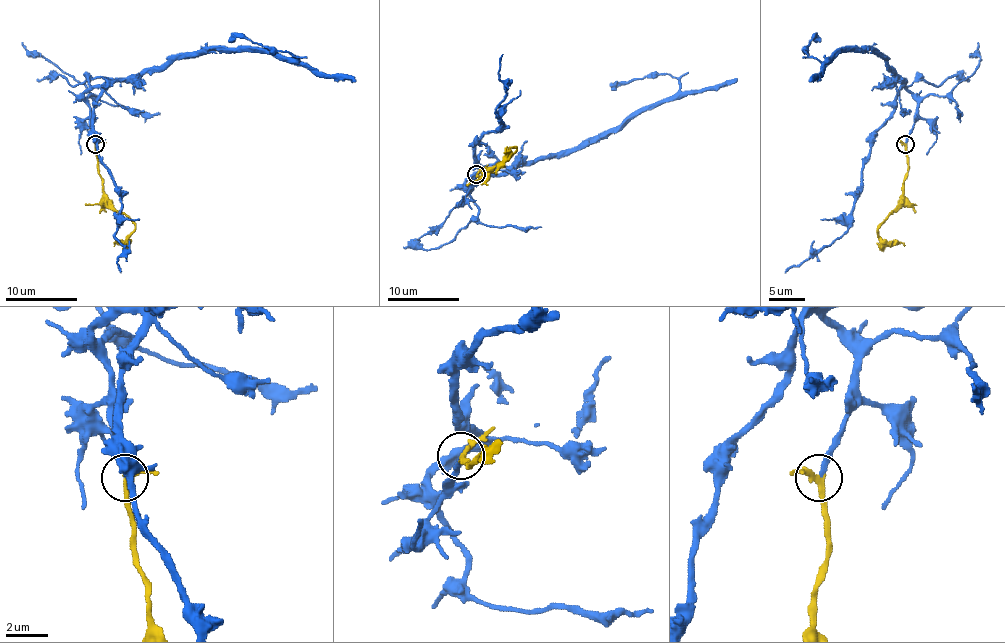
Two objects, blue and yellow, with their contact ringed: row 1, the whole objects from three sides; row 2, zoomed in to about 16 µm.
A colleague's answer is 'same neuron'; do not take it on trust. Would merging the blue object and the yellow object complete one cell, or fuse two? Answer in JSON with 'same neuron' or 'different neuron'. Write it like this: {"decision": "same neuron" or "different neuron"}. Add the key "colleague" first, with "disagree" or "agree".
{"colleague": "agree", "decision": "same neuron"}

